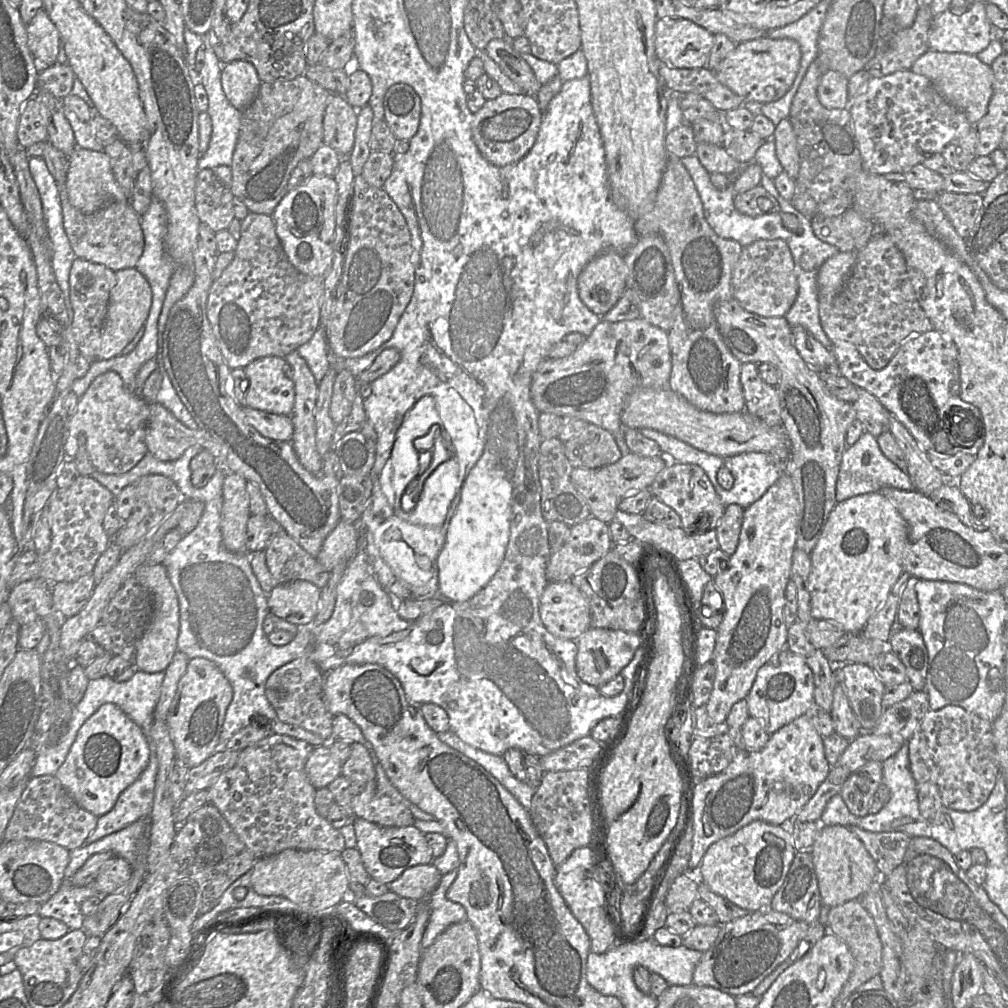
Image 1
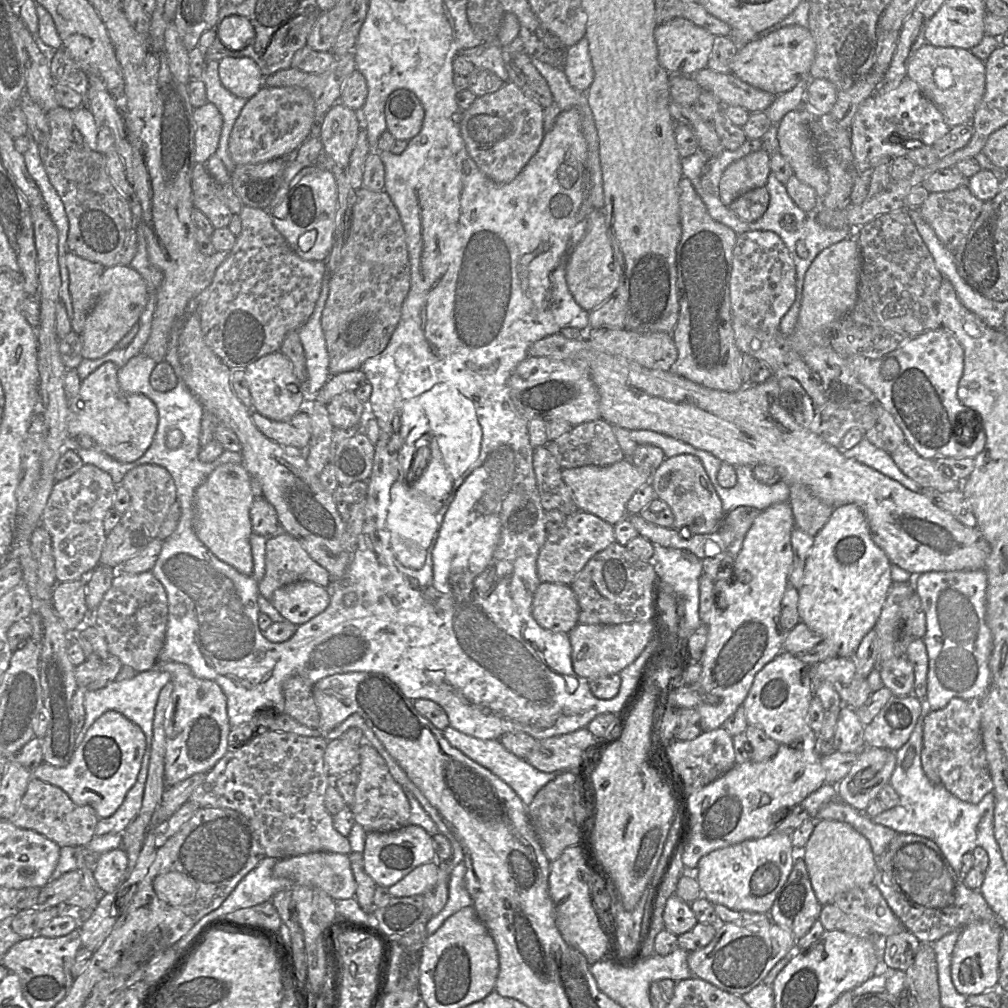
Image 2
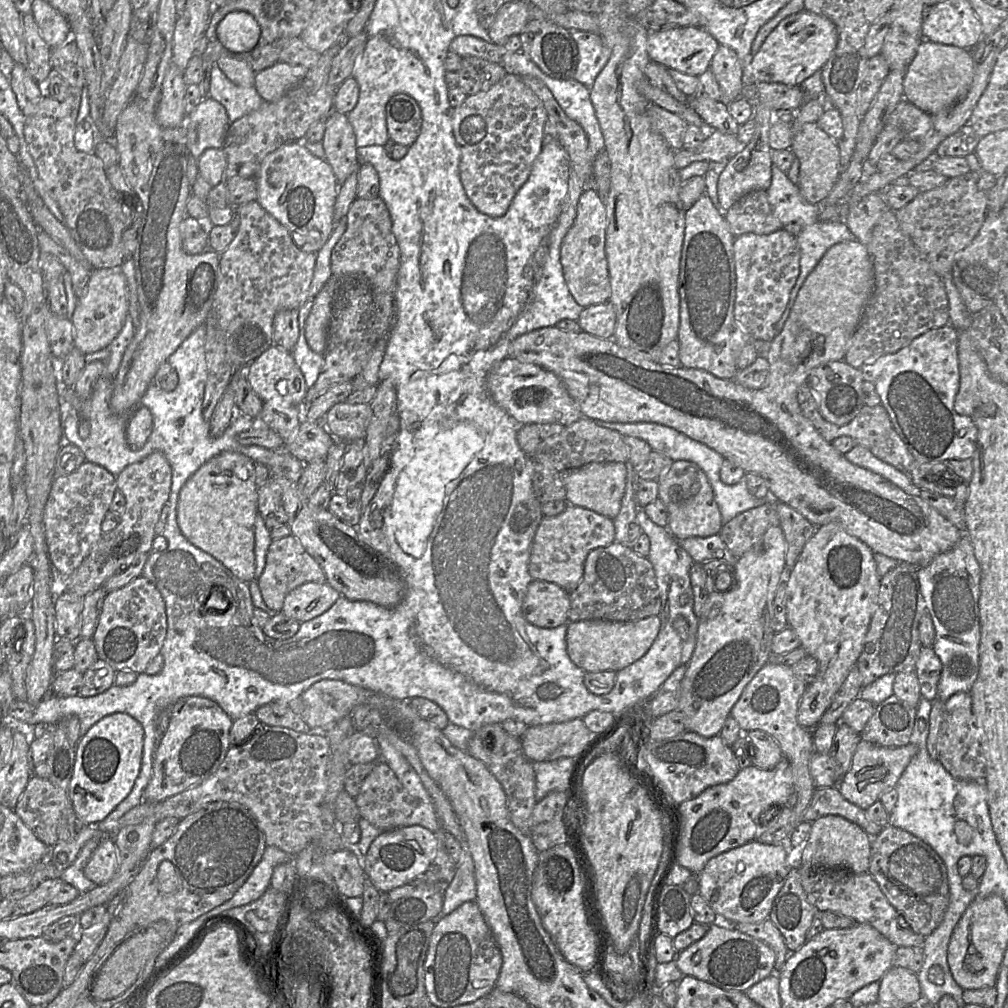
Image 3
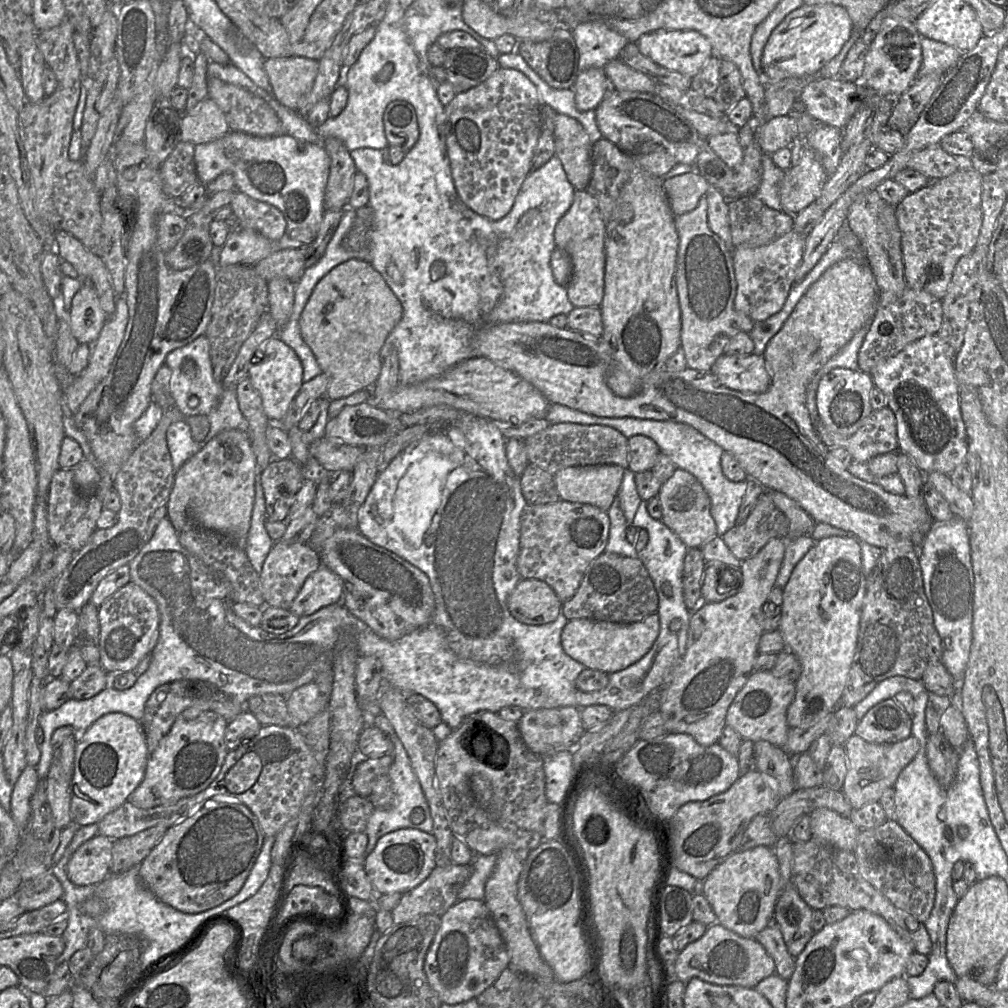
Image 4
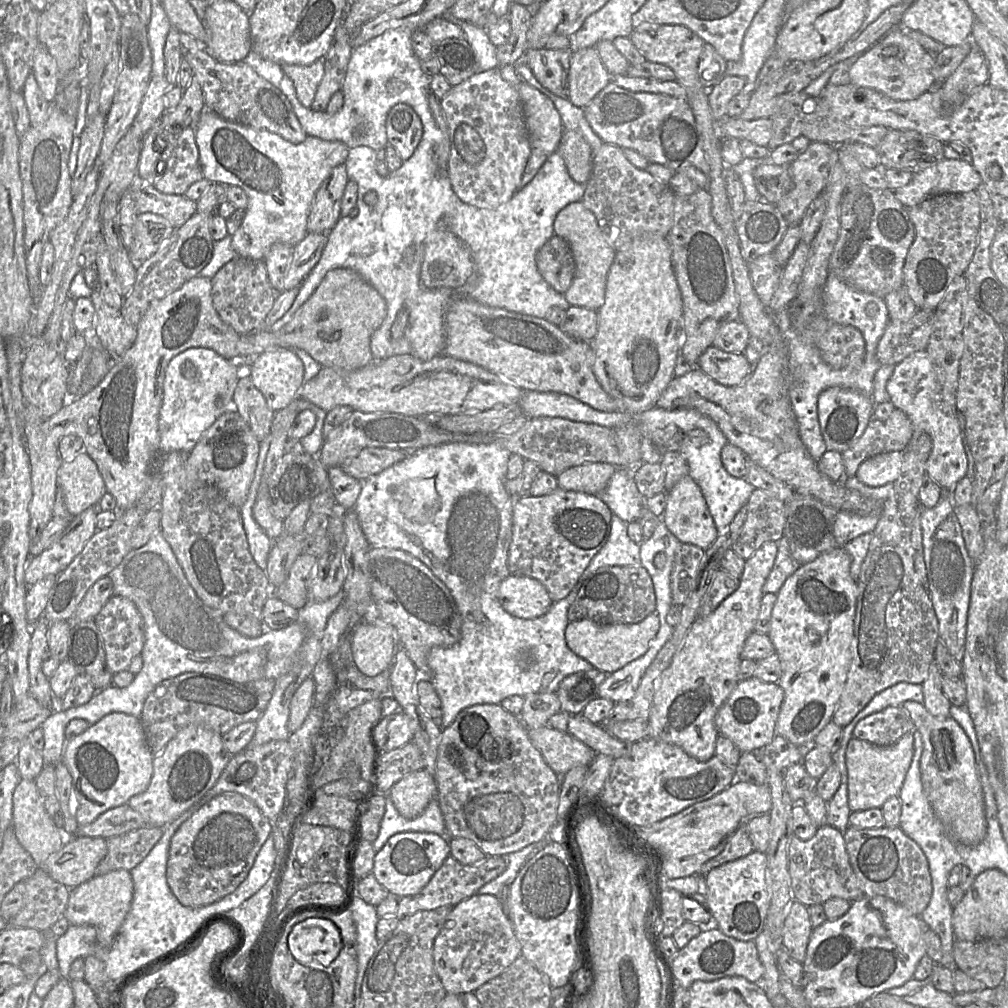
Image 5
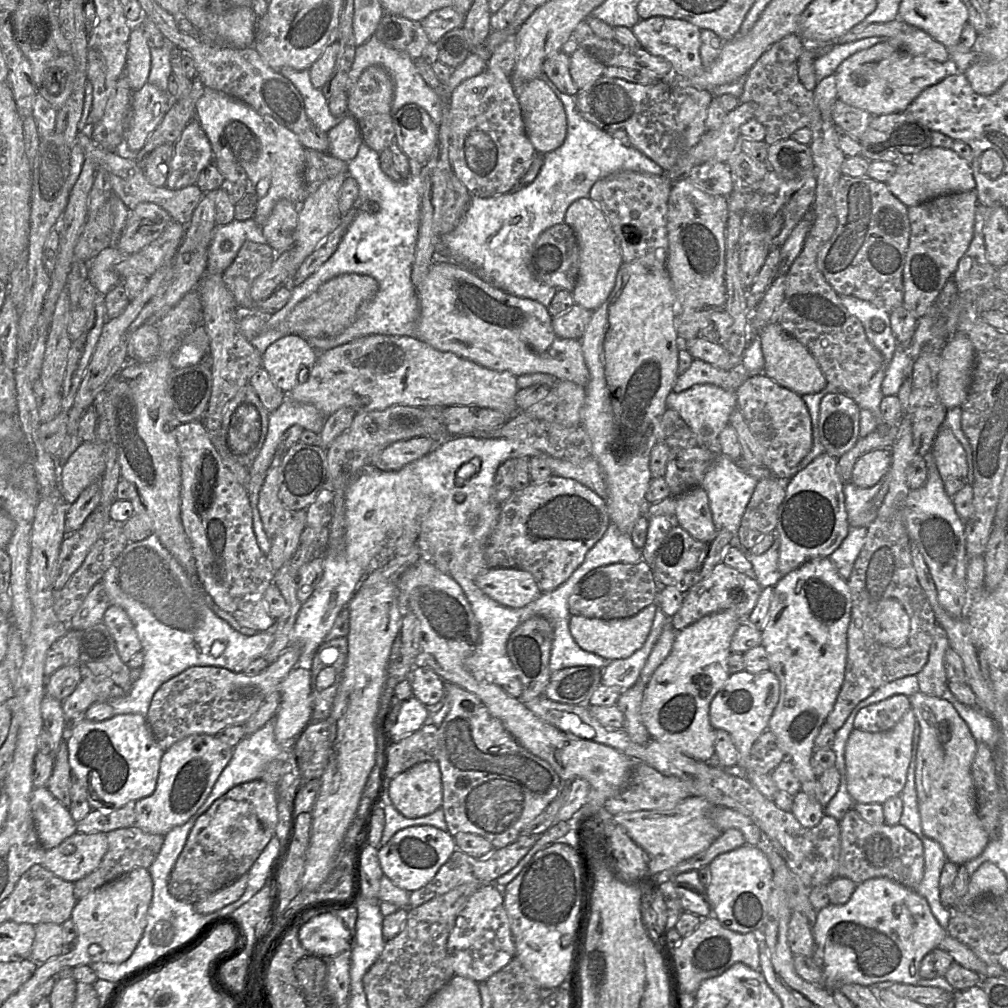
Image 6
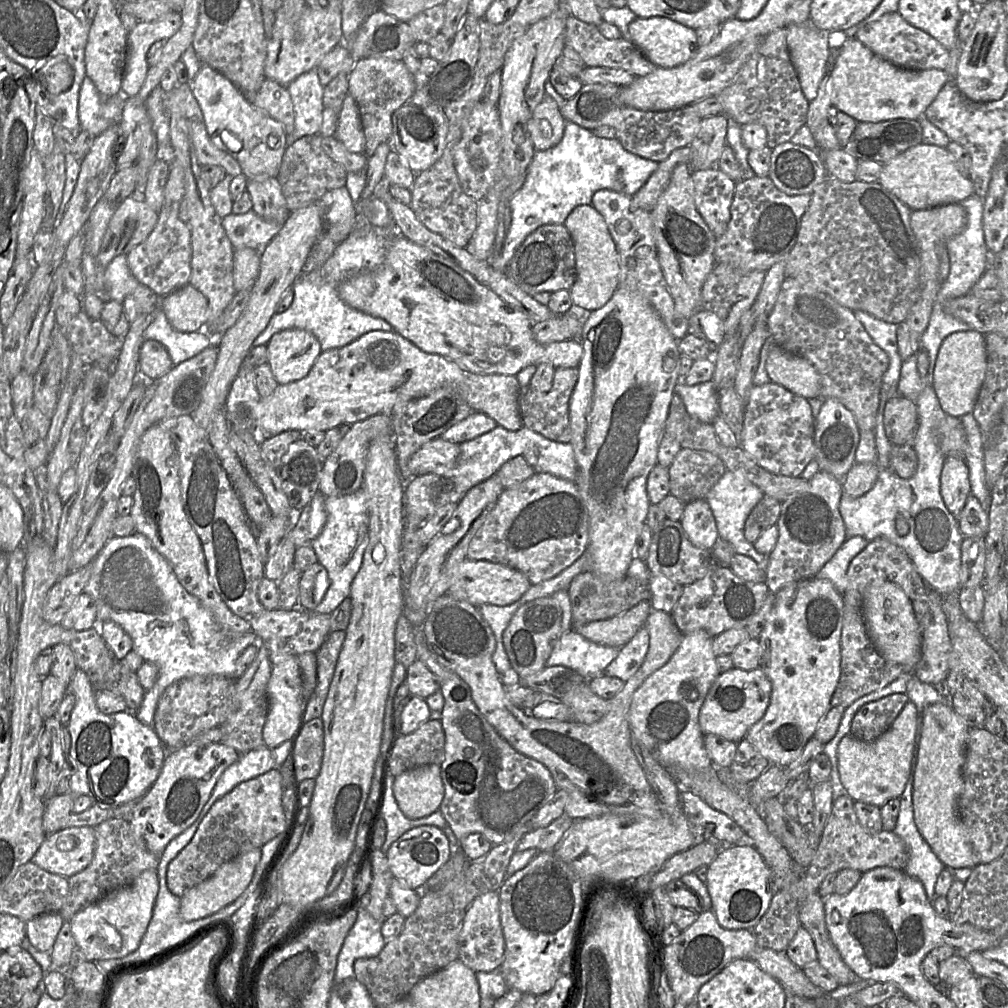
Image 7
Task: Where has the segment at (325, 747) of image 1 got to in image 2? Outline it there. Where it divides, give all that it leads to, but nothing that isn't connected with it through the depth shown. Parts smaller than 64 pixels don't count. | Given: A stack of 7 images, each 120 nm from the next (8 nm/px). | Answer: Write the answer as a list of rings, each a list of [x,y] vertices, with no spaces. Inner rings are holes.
[[[340,738],[328,741],[324,753],[328,775],[336,779],[351,770],[357,770],[360,763],[359,747],[345,745]]]

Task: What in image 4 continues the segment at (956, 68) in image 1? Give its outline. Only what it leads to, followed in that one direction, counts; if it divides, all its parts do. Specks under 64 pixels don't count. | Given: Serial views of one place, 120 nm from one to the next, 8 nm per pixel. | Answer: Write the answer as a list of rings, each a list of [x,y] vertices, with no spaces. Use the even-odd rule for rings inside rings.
[[[927,37],[921,38],[922,64],[918,77],[933,73],[944,75],[958,61],[961,52],[956,48]]]

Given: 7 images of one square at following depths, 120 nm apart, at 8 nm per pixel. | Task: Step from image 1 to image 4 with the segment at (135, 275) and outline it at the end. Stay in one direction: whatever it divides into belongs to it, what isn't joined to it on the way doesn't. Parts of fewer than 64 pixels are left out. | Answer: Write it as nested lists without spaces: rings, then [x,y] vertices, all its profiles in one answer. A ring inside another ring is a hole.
[[[83,283],[72,300],[69,311],[71,332],[79,344],[93,343],[108,318],[100,306],[94,290]]]

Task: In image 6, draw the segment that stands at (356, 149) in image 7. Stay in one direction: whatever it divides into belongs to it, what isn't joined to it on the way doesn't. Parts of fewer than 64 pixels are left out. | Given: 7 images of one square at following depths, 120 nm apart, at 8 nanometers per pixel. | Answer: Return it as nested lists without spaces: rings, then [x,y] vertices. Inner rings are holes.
[[[347,113],[340,119],[341,121],[327,133],[327,153],[348,163],[356,156],[363,140],[354,117]]]

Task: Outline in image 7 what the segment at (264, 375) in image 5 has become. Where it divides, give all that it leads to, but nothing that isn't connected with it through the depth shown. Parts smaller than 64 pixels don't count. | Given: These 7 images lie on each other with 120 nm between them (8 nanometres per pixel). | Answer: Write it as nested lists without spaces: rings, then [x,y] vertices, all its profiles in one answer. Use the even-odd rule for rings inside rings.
[[[286,329],[268,342],[267,364],[278,384],[288,384],[304,378],[321,353],[320,342],[311,332]]]

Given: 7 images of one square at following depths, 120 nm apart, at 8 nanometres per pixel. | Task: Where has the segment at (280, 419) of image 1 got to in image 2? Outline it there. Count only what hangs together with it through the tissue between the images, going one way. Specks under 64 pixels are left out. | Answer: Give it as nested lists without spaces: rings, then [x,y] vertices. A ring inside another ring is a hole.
[[[302,409],[284,421],[274,421],[251,411],[255,426],[269,439],[289,450],[304,451],[311,439],[311,420],[306,409]]]

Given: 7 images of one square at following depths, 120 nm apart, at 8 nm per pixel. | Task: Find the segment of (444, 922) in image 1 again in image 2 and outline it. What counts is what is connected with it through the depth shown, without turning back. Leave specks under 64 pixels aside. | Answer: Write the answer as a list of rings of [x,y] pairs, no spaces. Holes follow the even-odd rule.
[[[464,862],[455,865],[450,874],[448,899],[442,910],[426,923],[426,934],[434,934],[443,922],[462,908],[472,906],[473,900],[465,886],[466,866]]]

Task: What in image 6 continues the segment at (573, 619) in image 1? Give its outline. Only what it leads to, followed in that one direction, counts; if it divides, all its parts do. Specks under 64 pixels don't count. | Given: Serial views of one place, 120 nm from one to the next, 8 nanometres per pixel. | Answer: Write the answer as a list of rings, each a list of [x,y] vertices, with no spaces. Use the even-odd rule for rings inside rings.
[[[489,568],[475,584],[499,605],[513,609],[525,607],[541,594],[532,575],[519,569]]]

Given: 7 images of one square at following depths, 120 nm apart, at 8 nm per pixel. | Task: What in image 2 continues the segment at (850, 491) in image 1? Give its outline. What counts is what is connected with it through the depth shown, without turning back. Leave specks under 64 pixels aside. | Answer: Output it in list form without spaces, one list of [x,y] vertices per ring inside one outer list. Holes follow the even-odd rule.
[[[865,437],[854,447],[848,450],[842,450],[845,457],[854,459],[891,479],[896,480],[905,488],[913,492],[918,492],[921,486],[908,478],[895,464],[891,455],[877,448]]]

